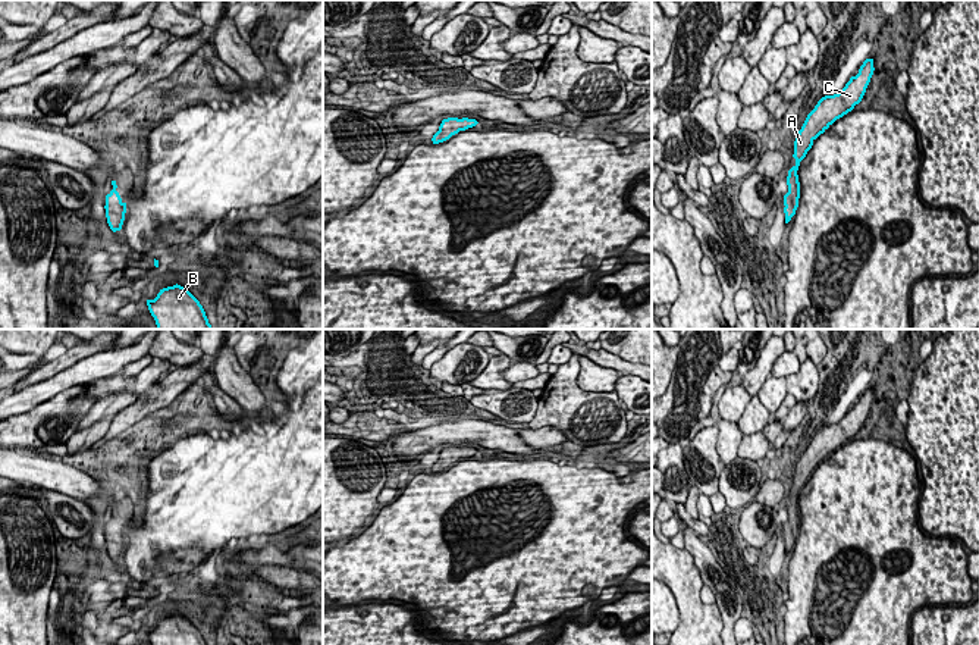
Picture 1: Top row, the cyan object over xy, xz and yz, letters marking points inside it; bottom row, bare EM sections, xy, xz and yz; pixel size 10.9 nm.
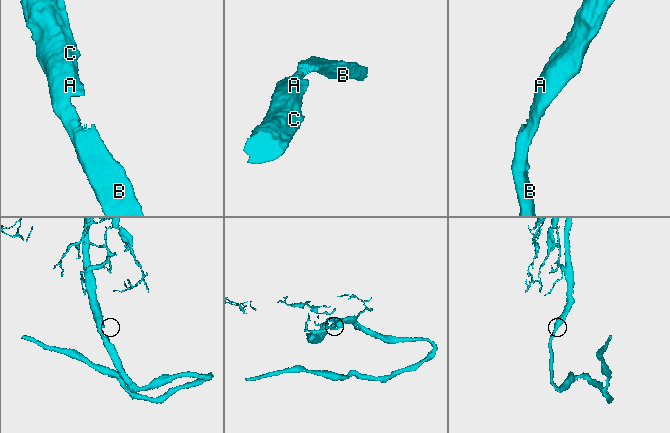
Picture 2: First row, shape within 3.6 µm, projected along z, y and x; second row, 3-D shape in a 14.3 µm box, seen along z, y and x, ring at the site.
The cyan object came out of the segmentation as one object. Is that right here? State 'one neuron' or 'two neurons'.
one neuron

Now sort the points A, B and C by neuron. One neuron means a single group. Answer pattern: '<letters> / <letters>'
A B C

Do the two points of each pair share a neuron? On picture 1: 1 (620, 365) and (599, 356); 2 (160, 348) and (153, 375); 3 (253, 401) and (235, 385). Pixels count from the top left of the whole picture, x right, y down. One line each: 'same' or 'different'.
1: same
2: different
3: same

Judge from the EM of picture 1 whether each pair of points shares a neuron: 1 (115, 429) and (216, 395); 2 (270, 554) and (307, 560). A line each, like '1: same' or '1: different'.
1: different
2: same

